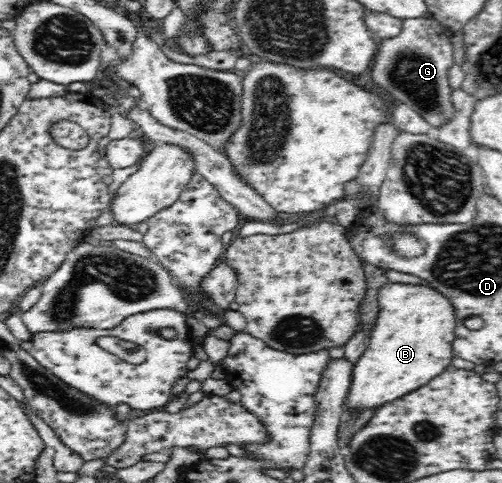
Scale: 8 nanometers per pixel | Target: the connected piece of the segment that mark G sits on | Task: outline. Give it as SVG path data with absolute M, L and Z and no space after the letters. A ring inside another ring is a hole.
M431 16L404 19L398 36L379 40L373 58L375 63L370 68L375 84L438 129L444 127L456 113L451 100L454 89L449 85L448 77L448 71L454 64L454 48L449 41L451 34L453 30Z

